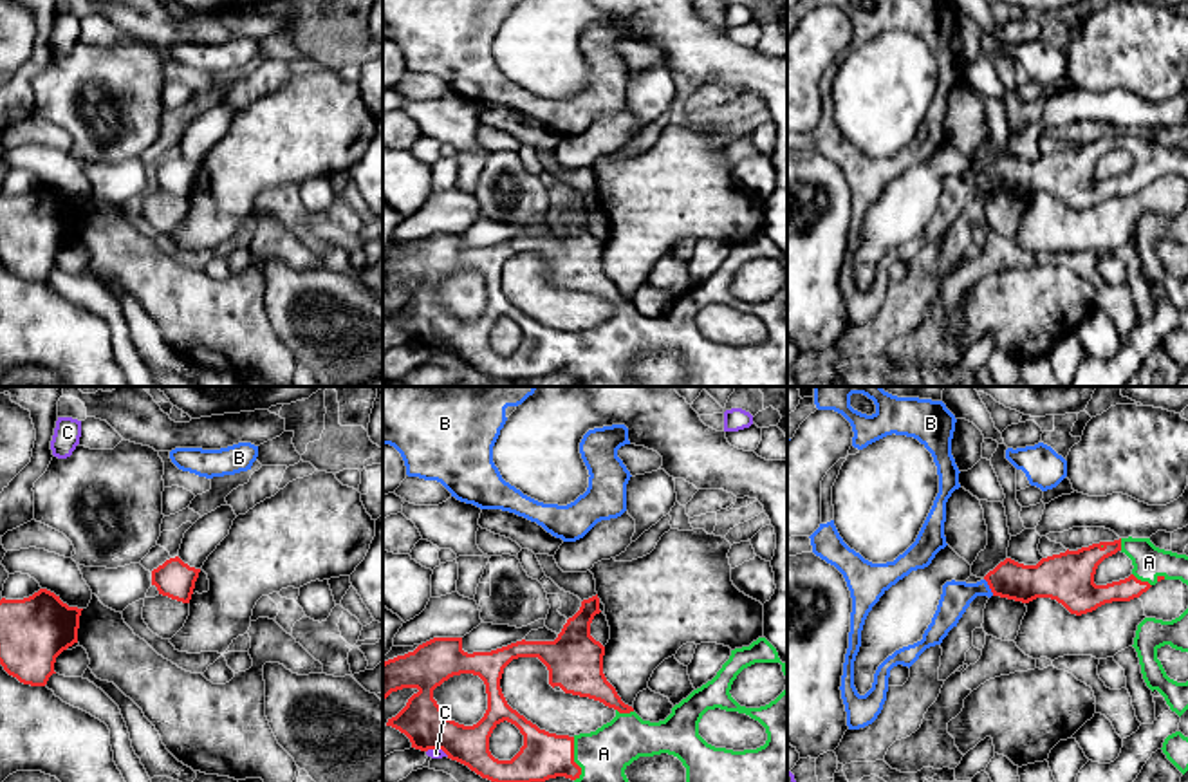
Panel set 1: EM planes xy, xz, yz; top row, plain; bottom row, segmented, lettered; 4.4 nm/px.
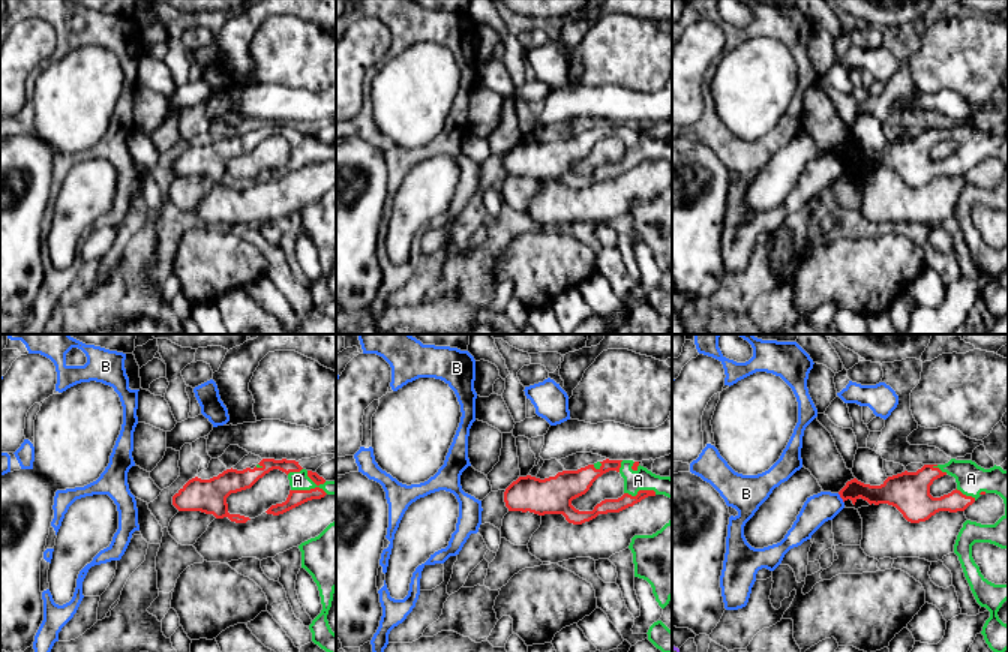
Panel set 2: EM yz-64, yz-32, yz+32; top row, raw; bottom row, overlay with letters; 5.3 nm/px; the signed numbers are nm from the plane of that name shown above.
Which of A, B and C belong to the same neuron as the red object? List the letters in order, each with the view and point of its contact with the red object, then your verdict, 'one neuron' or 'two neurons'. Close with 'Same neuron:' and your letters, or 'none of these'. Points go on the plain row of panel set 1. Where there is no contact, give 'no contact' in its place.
A: xz (573, 354) | one neuron
B: yz (990, 183) | two neurons
C: xz (437, 344) | two neurons
Same neuron: A

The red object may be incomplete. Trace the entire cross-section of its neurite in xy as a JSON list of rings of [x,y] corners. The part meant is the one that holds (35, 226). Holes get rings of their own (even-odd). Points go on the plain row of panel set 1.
[[[47,184],[23,195],[0,195],[0,260],[23,280],[45,282],[54,267],[56,253],[78,238],[83,204],[69,202]]]

